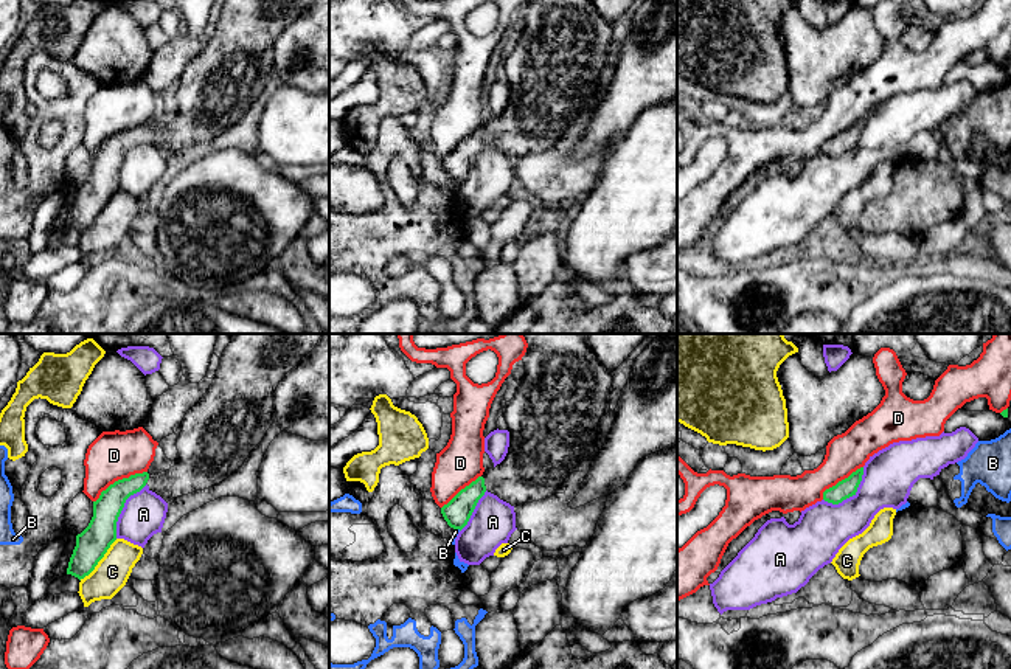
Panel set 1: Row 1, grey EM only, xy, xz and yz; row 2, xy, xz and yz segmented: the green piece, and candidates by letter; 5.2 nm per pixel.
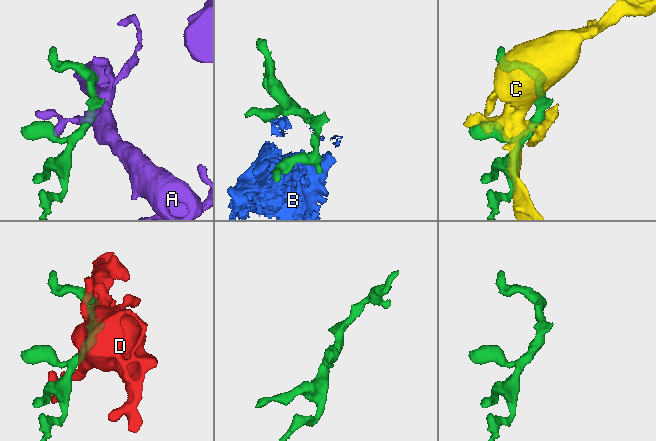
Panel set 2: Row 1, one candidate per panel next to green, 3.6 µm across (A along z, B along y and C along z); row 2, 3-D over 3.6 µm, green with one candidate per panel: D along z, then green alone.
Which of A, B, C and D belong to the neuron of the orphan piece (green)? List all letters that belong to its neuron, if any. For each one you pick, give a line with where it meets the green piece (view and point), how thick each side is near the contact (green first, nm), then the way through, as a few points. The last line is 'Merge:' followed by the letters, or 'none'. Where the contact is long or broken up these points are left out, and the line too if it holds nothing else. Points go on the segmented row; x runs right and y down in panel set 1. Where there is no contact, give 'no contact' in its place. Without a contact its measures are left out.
Merge: none

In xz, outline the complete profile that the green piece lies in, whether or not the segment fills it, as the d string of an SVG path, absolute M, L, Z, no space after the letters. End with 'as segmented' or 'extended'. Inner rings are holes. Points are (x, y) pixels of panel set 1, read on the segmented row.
M585 334L522 335L528 343L522 357L525 376L503 408L509 432L508 453L500 464L485 470L441 508L444 520L453 529L461 531L467 525L486 490L514 508L553 497L573 469L595 452L598 422L606 413L612 386L612 371L593 354Z | extended

